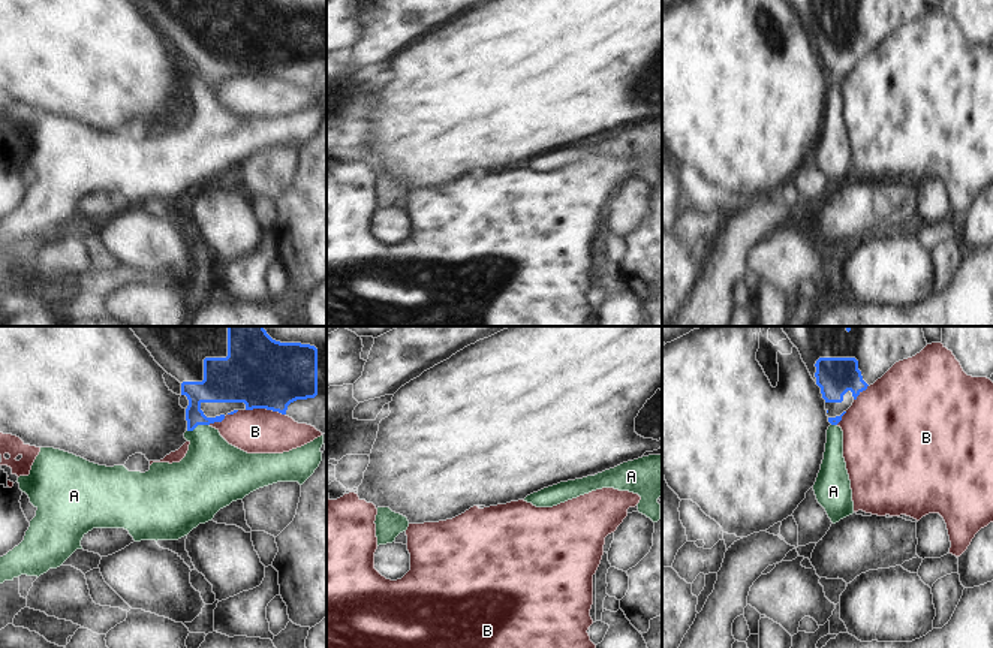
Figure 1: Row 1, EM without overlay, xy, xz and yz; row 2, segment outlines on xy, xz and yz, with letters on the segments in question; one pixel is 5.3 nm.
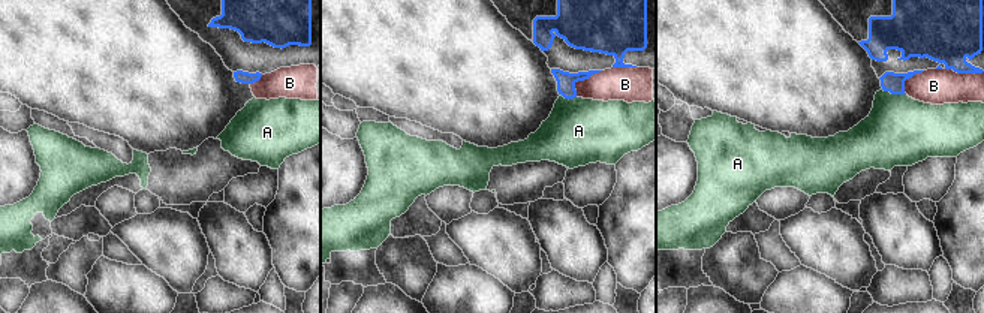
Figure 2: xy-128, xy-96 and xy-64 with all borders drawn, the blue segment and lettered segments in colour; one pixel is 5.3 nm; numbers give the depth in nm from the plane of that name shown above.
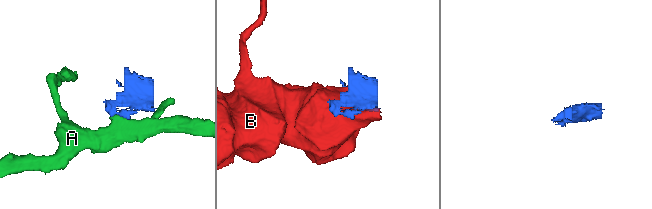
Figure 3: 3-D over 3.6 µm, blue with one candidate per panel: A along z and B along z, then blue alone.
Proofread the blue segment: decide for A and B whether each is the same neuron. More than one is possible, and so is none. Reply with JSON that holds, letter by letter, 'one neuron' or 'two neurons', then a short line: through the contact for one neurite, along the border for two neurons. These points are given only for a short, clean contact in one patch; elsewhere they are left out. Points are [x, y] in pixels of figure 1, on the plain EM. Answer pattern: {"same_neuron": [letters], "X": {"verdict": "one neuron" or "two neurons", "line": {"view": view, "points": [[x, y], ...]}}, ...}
{"same_neuron": [], "A": {"verdict": "two neurons", "line": {"view": "xy", "points": [[208, 89], [199, 89], [187, 96]]}}, "B": {"verdict": "two neurons"}}

